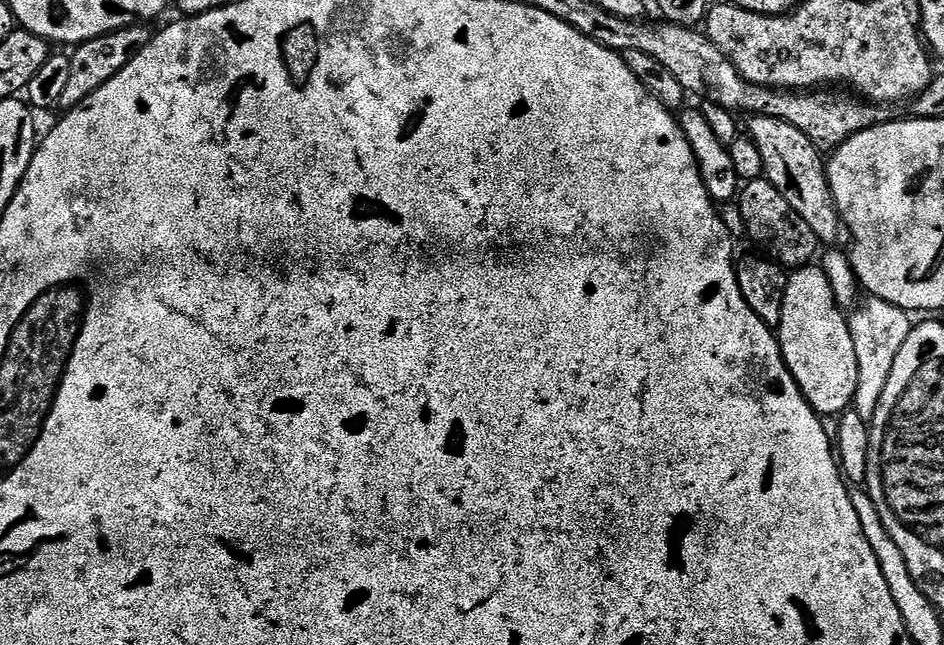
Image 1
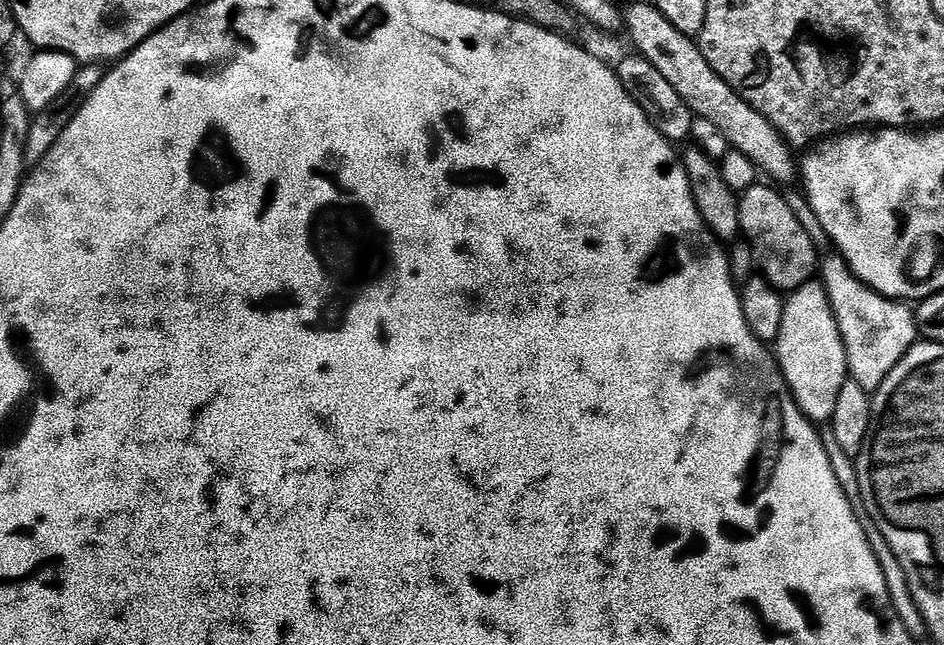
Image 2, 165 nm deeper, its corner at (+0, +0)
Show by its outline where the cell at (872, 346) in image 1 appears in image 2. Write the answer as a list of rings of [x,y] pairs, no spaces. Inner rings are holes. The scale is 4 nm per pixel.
[[[833,254],[820,264],[820,282],[827,290],[847,350],[851,381],[874,394],[891,370],[920,338],[915,311],[903,301],[890,300],[861,282],[844,257]]]

